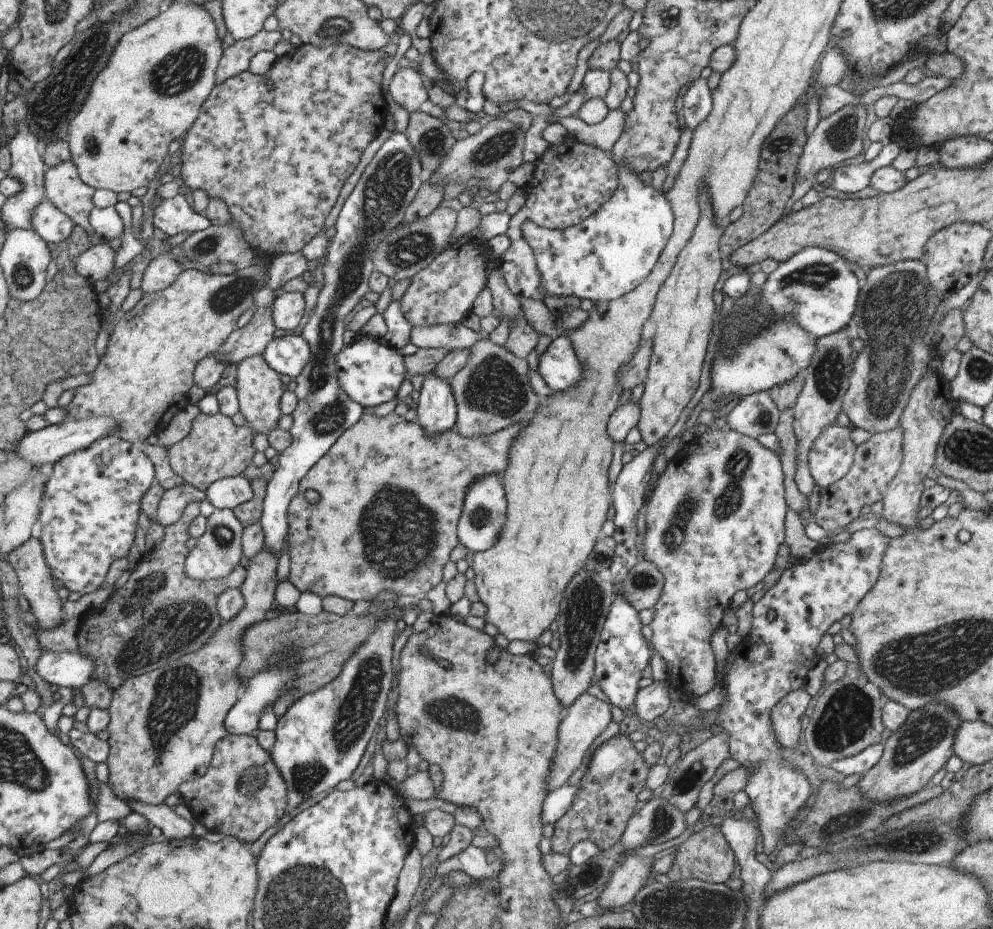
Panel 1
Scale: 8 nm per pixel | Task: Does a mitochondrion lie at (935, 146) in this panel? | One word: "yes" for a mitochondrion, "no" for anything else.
no

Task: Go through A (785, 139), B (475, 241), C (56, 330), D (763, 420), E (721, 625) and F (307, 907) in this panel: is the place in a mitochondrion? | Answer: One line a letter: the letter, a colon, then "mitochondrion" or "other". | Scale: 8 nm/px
A: mitochondrion
B: other
C: other
D: mitochondrion
E: other
F: mitochondrion

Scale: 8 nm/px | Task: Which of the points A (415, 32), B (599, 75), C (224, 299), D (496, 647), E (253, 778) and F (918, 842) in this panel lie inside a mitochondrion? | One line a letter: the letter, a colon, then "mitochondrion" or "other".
A: other
B: other
C: mitochondrion
D: other
E: mitochondrion
F: mitochondrion

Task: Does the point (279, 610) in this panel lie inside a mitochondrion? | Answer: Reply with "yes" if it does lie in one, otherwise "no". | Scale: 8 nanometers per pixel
no

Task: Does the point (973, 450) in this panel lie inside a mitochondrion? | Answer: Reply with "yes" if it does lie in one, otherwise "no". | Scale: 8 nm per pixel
yes

